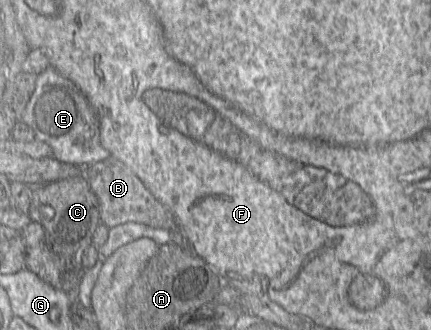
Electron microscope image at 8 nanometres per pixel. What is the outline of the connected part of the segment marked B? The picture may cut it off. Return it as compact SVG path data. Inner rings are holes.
M110 155L102 161L85 166L84 175L91 190L97 196L100 221L108 228L127 222L136 222L163 230L178 228L171 210L159 202L130 168L114 156Z

